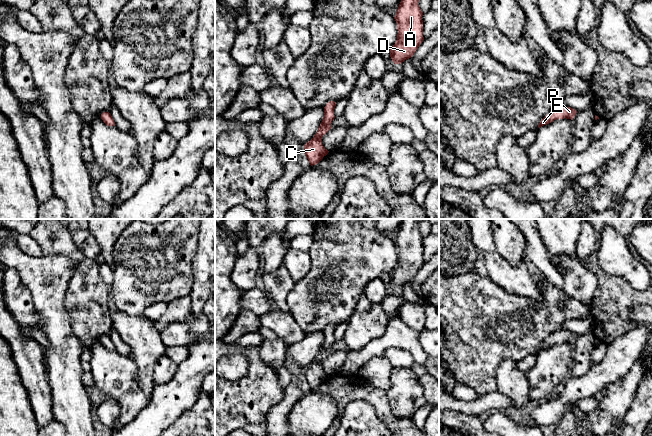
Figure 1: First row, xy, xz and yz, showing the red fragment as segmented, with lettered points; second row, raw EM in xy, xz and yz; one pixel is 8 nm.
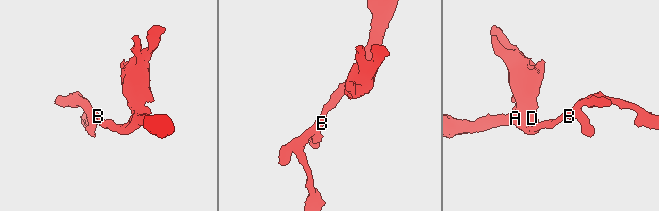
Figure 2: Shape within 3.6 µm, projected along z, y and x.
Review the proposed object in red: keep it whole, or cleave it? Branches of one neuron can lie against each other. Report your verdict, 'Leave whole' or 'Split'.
Leave whole

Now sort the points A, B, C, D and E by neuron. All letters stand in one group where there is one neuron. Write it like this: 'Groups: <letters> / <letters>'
Groups: A B C D E

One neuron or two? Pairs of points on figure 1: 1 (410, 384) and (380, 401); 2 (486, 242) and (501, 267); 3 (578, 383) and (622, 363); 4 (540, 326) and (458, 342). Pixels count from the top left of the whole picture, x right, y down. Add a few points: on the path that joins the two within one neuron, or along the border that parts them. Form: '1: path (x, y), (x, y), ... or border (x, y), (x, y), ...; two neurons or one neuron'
1: border (384, 391), (387, 403), (393, 413); two neurons
2: path (486, 248), (487, 252), (496, 261); one neuron
3: path (589, 383), (611, 369); one neuron
4: path (520, 326), (478, 326); one neuron

